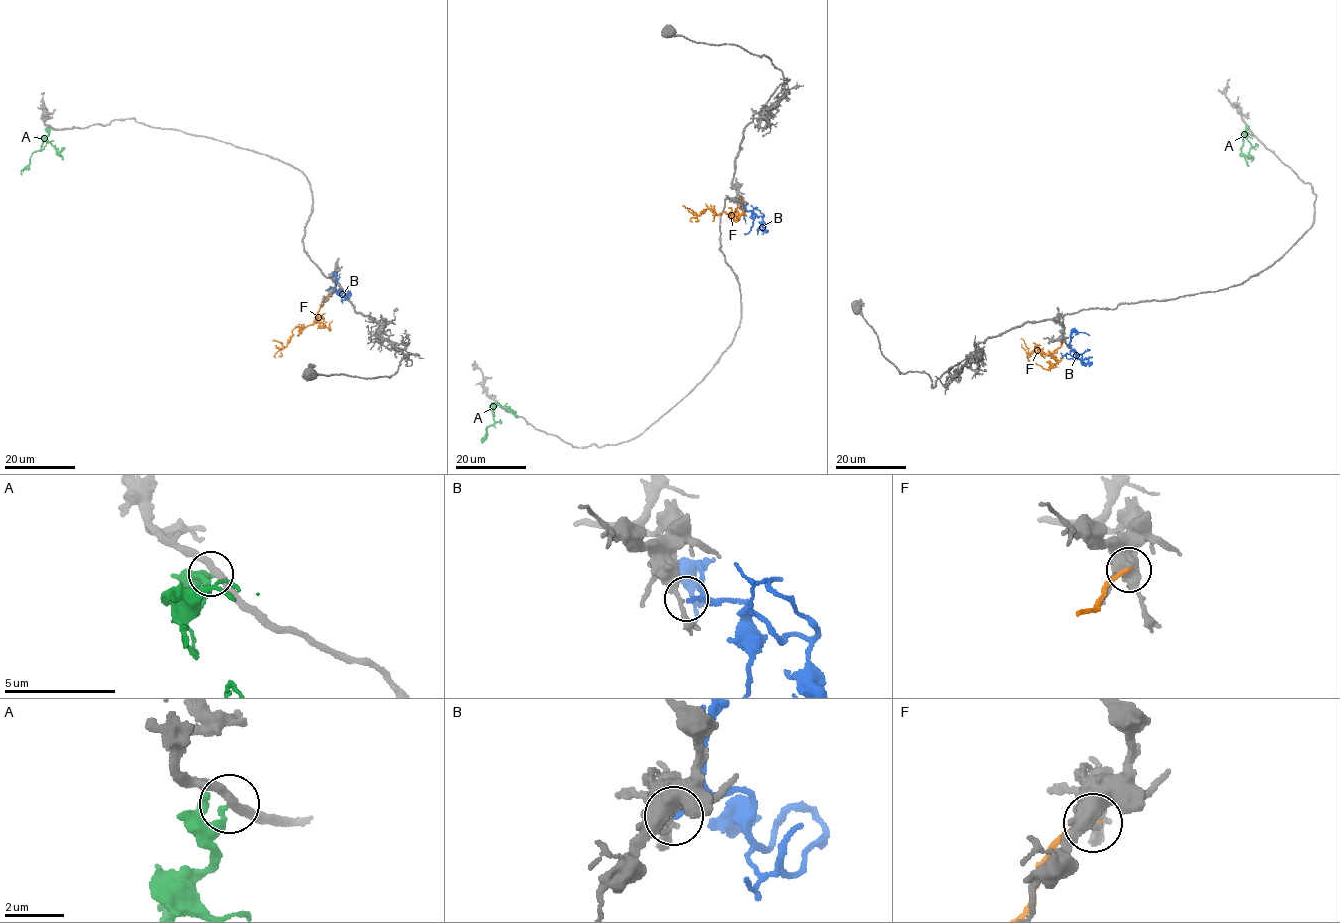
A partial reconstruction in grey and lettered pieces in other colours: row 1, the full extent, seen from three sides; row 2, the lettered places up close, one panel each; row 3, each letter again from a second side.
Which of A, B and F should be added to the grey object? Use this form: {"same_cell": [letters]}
{"same_cell": ["B"]}

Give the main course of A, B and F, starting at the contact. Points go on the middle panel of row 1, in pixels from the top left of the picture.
A: (496, 403), (492, 412), (494, 421), (486, 428), (482, 442)
B: (742, 210), (752, 211), (754, 215), (762, 218), (757, 234)
F: (739, 206), (734, 213), (715, 215), (710, 209), (703, 209), (705, 212), (699, 215), (682, 205)

